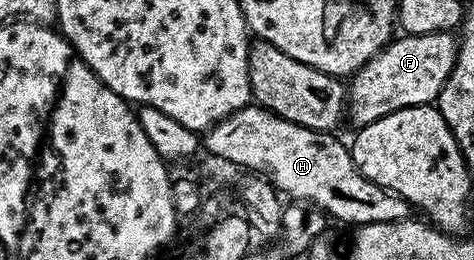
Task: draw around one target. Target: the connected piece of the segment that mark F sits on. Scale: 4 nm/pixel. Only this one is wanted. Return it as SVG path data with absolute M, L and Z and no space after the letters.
M453 32L395 36L349 78L348 121L361 127L392 111L437 102L457 58L458 41Z

